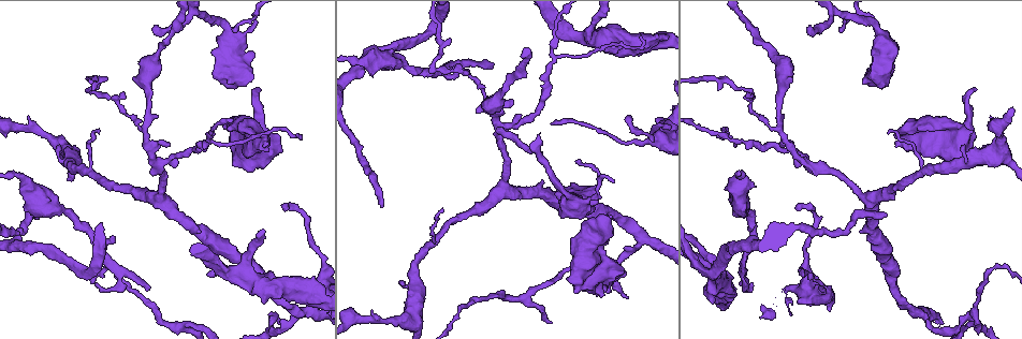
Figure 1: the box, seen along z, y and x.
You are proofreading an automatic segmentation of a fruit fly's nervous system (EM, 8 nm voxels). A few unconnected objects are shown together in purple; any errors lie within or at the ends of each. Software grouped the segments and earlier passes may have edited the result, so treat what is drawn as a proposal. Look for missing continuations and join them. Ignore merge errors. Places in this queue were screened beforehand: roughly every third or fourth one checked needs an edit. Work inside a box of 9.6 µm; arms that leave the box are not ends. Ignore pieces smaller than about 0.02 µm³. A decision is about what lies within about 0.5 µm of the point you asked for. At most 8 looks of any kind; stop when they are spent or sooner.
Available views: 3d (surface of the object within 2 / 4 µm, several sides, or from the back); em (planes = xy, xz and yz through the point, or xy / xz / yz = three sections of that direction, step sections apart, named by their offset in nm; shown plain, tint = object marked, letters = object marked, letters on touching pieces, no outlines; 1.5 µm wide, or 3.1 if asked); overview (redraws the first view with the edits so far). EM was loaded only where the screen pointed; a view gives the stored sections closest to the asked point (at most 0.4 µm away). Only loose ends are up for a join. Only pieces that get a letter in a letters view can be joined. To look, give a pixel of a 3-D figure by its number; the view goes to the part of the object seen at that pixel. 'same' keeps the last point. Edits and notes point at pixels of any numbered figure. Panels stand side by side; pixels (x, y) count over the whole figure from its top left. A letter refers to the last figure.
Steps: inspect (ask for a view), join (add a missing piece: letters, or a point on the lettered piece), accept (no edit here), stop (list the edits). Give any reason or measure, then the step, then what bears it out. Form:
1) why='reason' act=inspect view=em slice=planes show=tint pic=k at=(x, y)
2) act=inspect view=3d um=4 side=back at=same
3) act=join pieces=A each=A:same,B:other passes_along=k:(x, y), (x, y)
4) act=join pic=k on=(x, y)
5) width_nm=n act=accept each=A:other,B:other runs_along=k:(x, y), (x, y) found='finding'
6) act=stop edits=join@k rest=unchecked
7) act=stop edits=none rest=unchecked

why='thick end' act=inspect view=3d um=2 side=back pic=1 at=(402, 283)

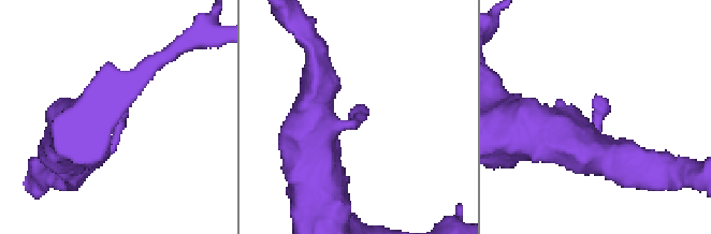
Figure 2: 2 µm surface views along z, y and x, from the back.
act=inspect view=em slice=planes show=plain pic=2 at=(351, 115)

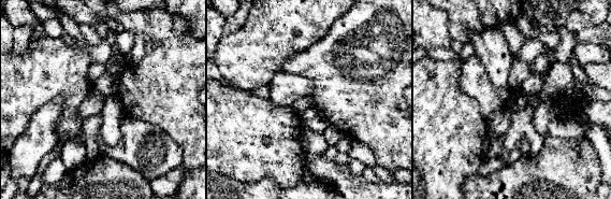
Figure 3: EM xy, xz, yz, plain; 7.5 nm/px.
why='what lies round it' act=inspect view=em slice=planes show=letters at=same

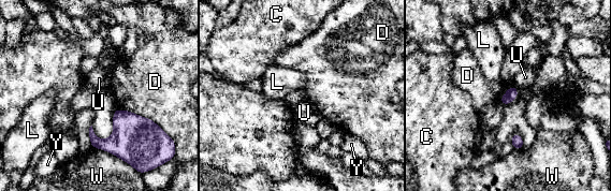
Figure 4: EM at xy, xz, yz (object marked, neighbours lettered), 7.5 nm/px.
act=accept each=C:other,D:other,L:other,U:other,W:other,Y:other found='none of them fits'

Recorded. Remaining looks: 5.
why='tapers out' act=inspect view=3d um=2 pic=1 at=(806, 29)

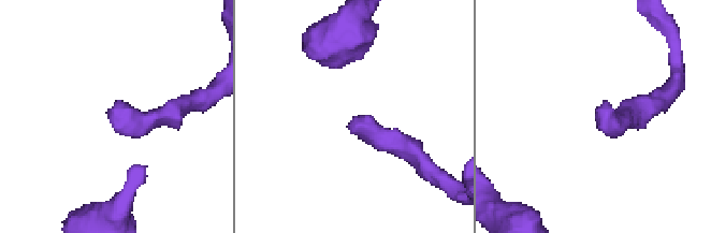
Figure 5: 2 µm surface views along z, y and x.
act=inspect view=em slice=planes show=letters pic=5 at=(599, 112)

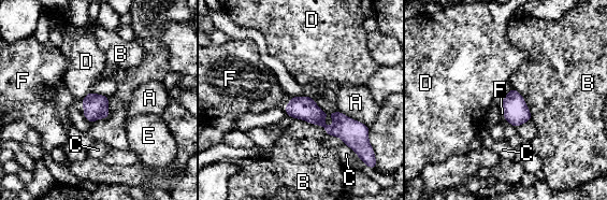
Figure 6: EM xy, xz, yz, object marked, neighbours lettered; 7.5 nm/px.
width_nm=180 act=join pieces=F each=A:other,B:other,C:other,D:other,E:other,F:same passes_along=6:(95, 105), (83, 105), (49, 102) found='it goes on there'

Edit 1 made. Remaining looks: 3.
why='long arm stops here' act=inspect view=em slice=planes show=plain pic=1 at=(382, 207)

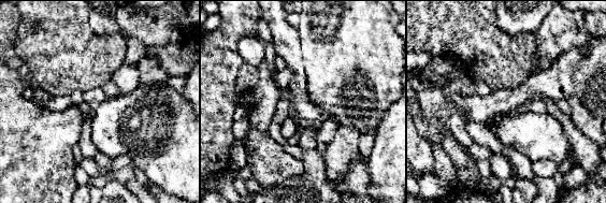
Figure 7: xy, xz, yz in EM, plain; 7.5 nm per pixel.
act=inspect view=em slice=planes show=letters at=same

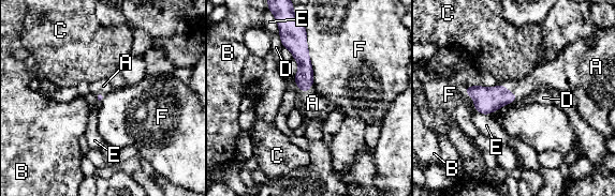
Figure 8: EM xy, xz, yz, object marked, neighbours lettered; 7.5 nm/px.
act=join pieces=A each=A:same,B:other,C:other,D:other,E:other,F:other passes_along=8:(486, 100), (509, 91), (539, 77) found='it goes on there'

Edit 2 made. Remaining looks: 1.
act=stop edits=join@6,join@8 rest=unchecked

